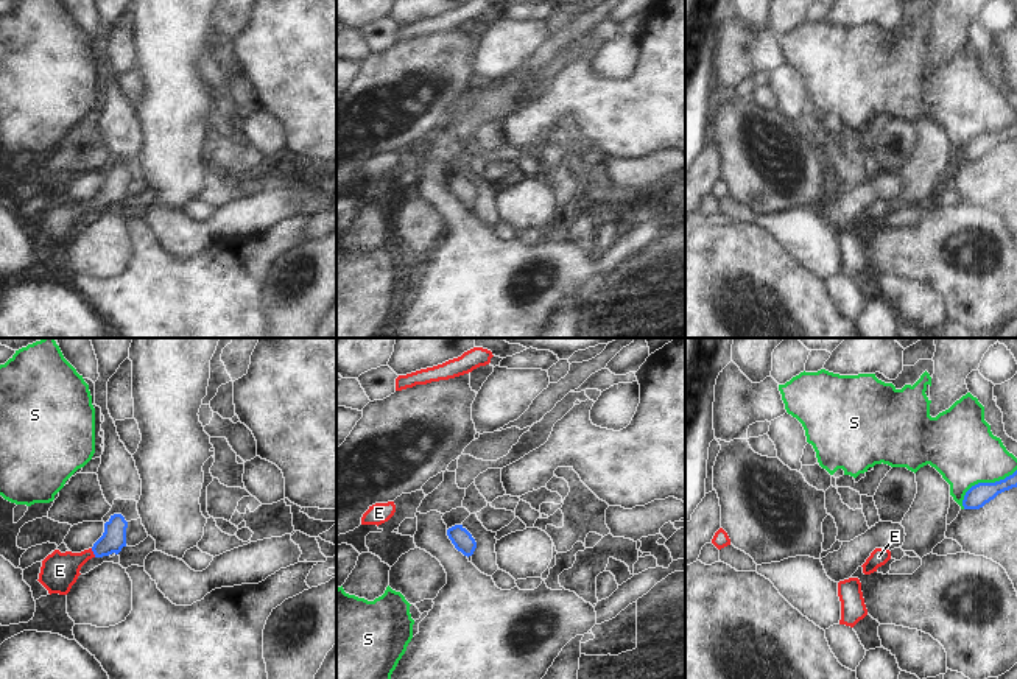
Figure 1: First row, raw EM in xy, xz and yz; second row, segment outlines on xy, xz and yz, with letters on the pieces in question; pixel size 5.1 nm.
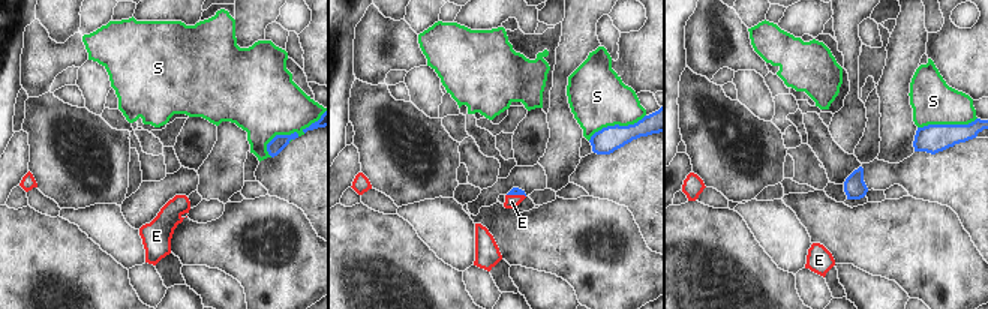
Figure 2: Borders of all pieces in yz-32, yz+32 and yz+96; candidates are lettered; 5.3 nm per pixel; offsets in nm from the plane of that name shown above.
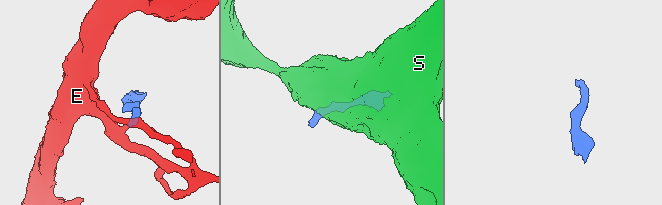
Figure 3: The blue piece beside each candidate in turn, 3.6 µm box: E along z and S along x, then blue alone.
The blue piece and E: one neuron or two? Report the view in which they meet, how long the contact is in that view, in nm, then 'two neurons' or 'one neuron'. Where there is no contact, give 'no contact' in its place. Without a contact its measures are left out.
contact in xy; length 50 nm; one neuron

